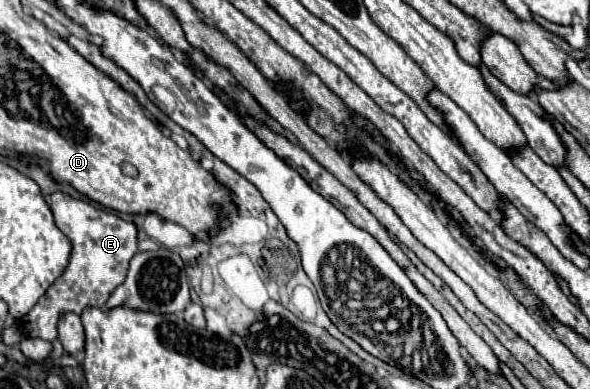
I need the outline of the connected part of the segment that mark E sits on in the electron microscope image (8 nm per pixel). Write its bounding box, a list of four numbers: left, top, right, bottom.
[19,191,137,341]

